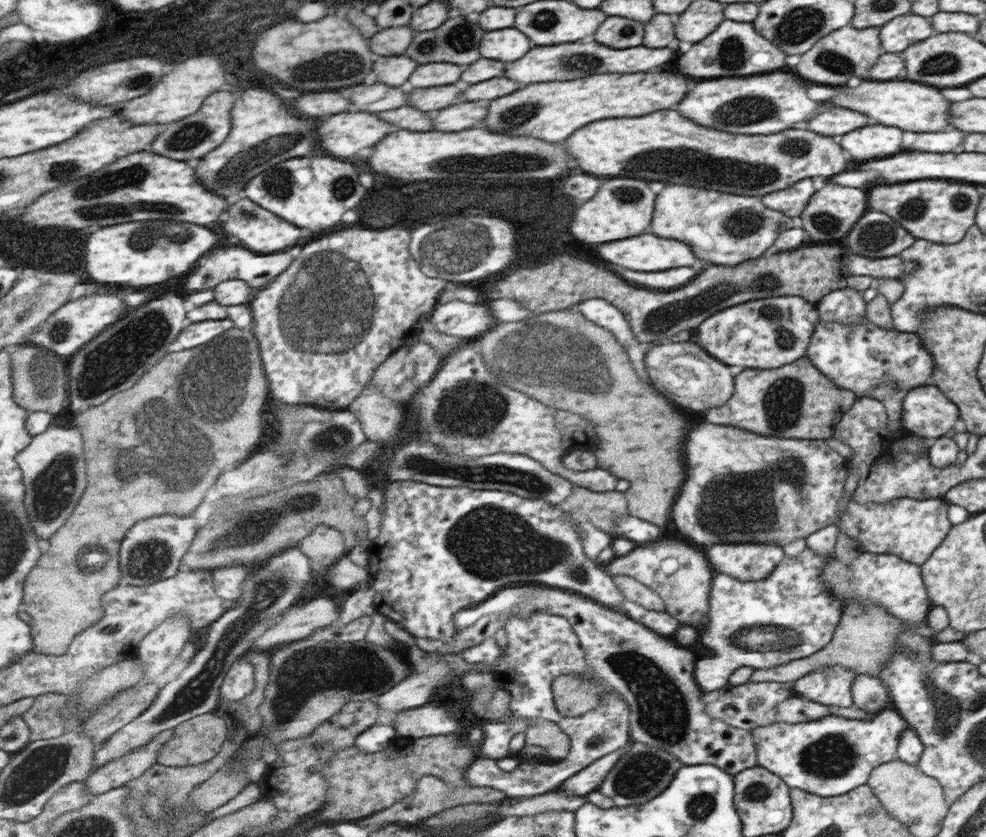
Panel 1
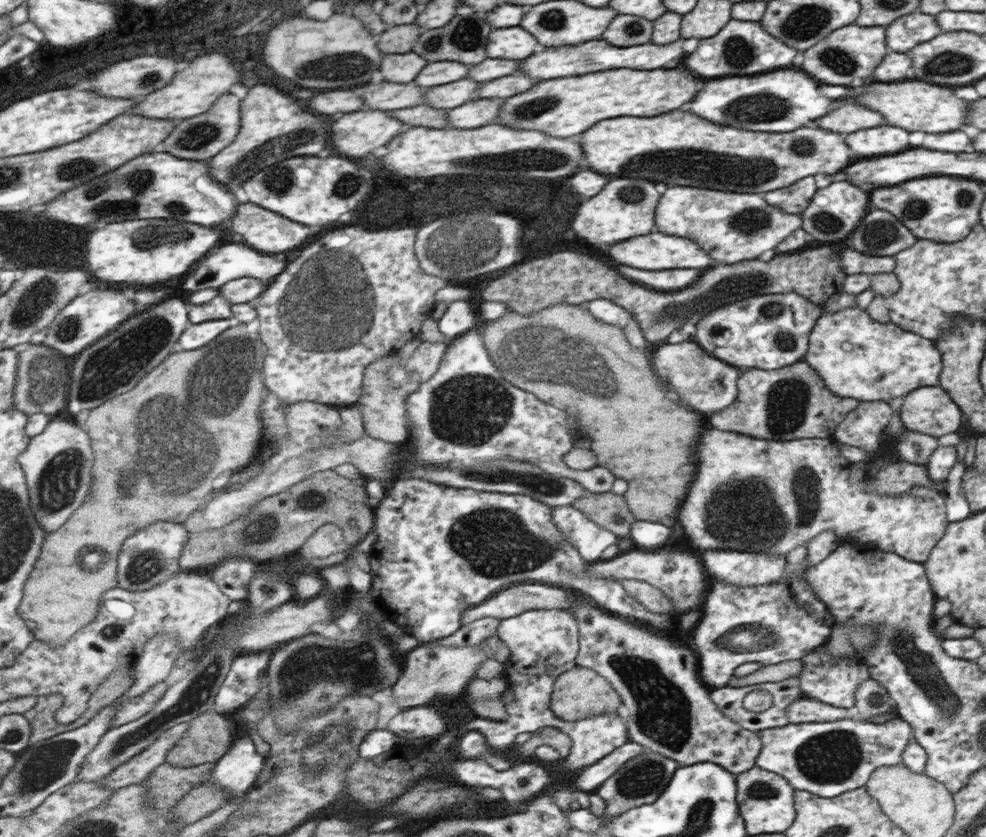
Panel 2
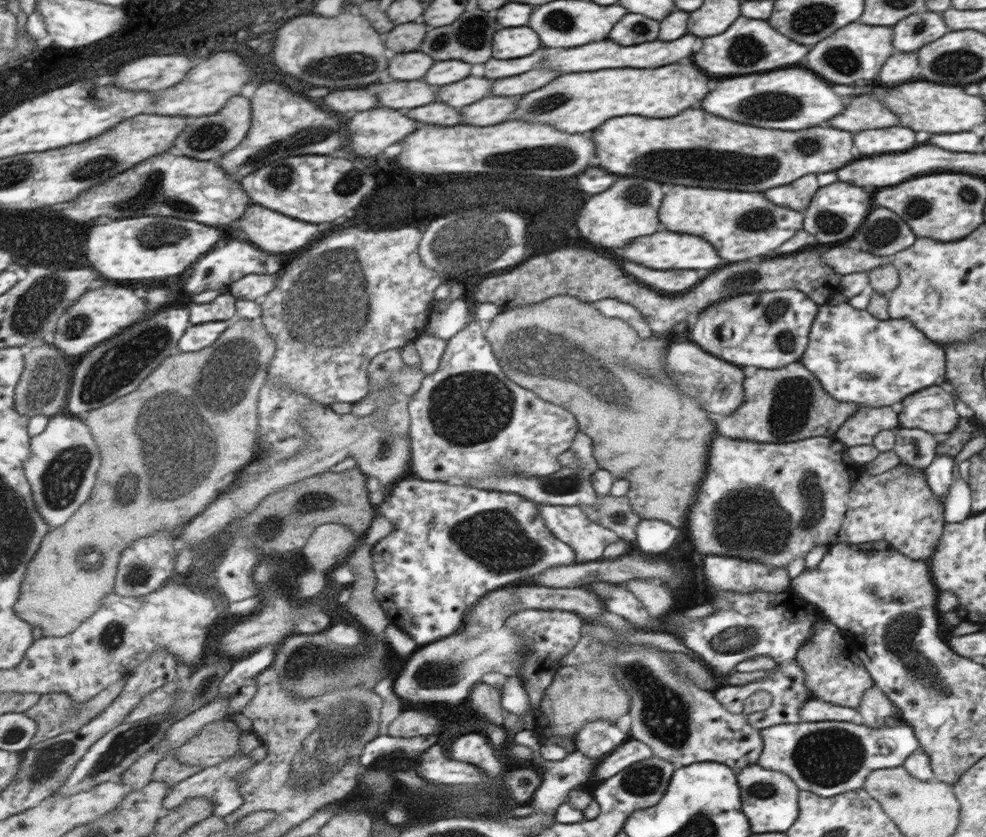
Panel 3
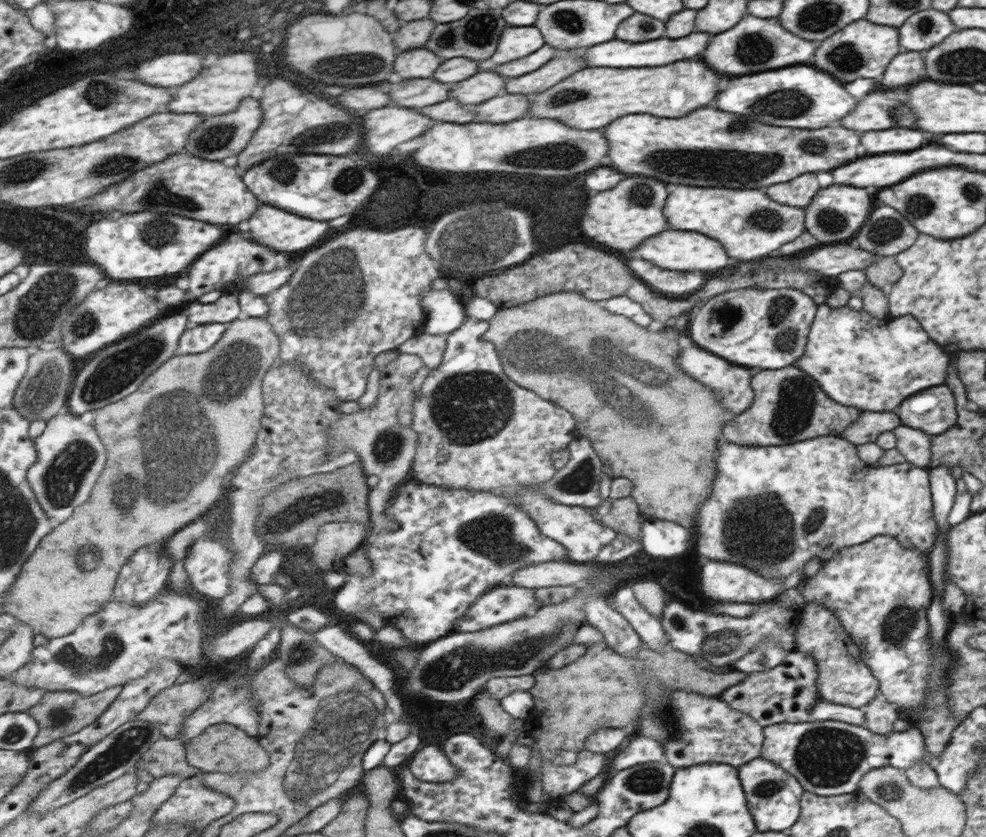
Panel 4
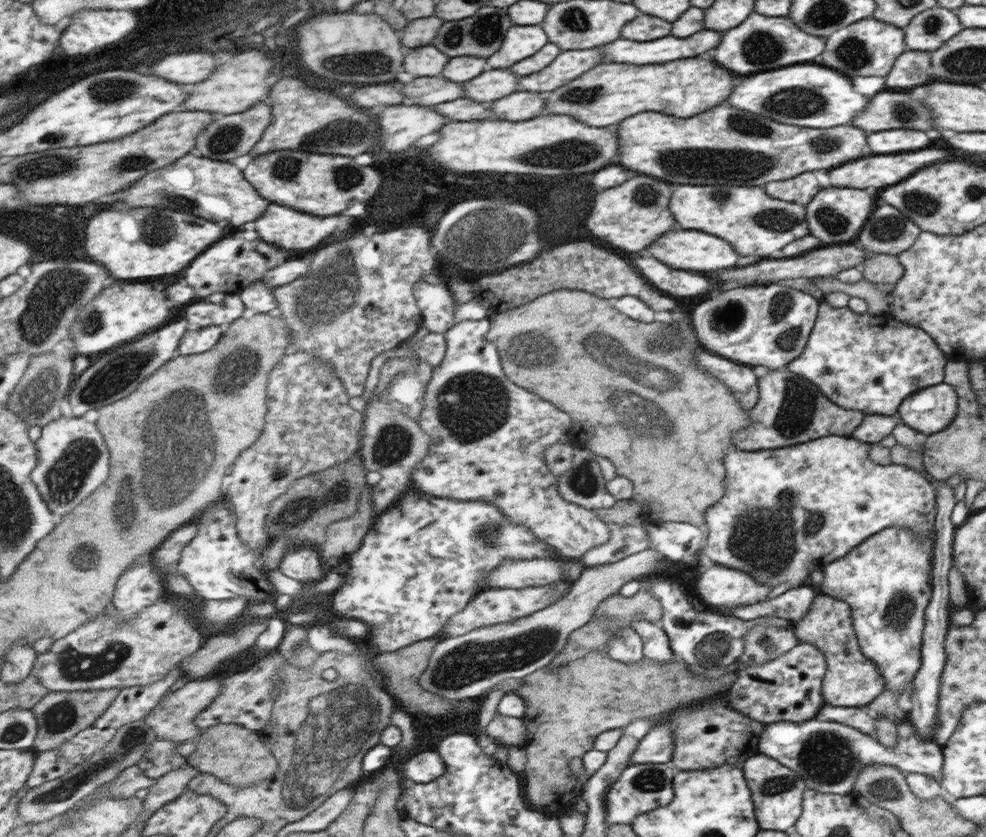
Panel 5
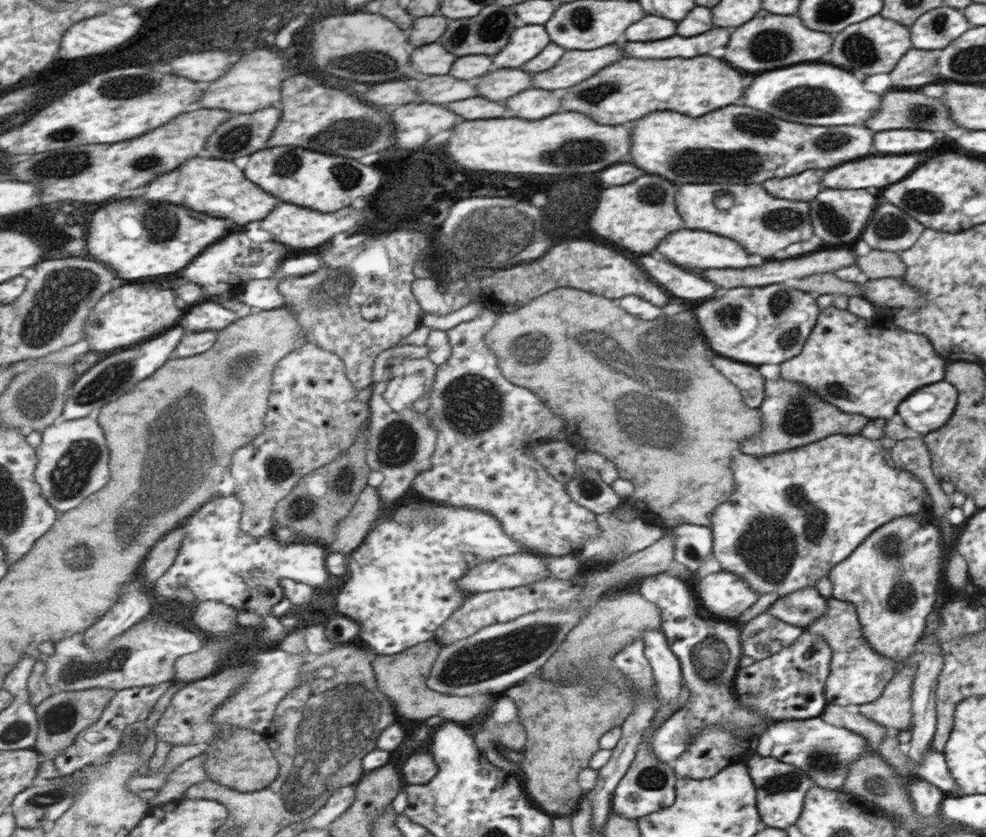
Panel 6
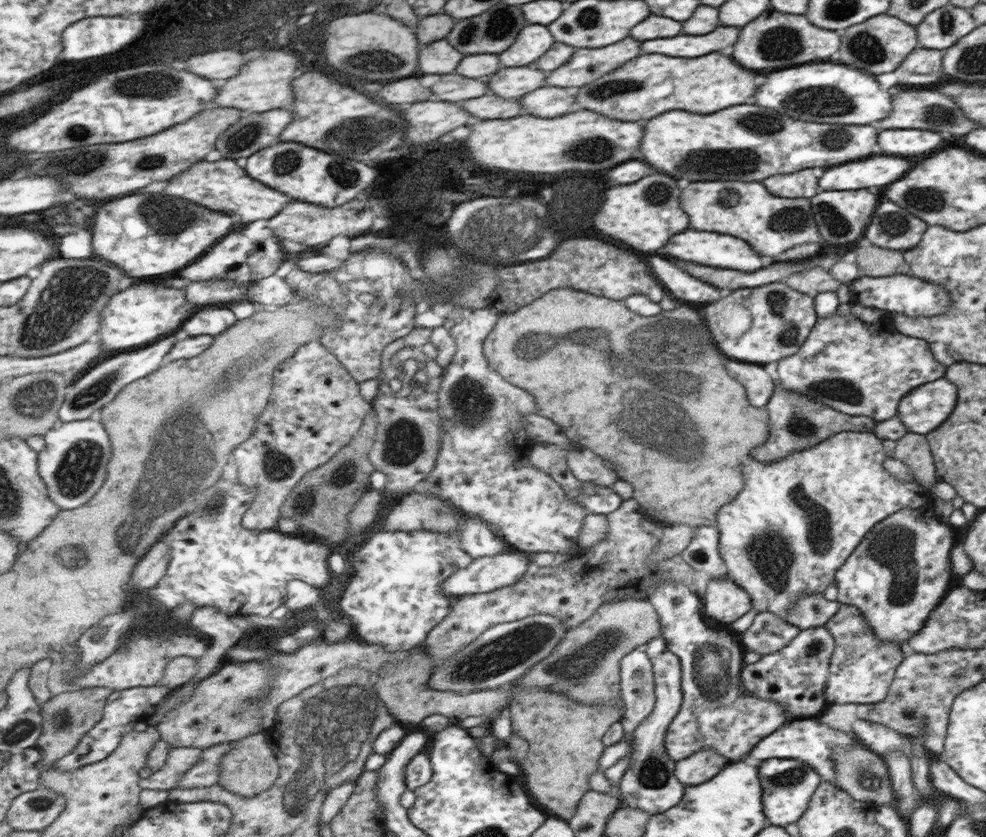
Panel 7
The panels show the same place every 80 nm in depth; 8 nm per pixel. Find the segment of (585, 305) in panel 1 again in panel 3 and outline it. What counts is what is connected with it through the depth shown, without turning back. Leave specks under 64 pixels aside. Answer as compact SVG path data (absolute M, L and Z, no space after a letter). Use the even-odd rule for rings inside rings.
M616 298L601 299L593 301L591 306L595 306L595 310L607 318L619 318L619 320L626 322L634 329L638 338L649 338L652 335L652 331L641 312L626 302L621 302Z

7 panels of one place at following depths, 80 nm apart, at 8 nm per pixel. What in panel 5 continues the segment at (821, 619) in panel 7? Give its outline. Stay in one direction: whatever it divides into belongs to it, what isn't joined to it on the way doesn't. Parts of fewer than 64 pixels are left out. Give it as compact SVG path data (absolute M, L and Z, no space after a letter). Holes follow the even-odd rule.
M808 583L790 588L775 598L731 610L731 617L750 622L755 618L773 616L797 624L807 616L809 605L817 596L815 588Z

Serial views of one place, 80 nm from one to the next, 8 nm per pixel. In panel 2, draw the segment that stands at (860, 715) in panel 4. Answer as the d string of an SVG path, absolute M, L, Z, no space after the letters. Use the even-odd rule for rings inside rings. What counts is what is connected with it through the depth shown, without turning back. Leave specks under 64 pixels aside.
M801 698L790 702L786 708L786 719L791 724L831 722L857 719L858 710L853 706L837 708L815 699Z

